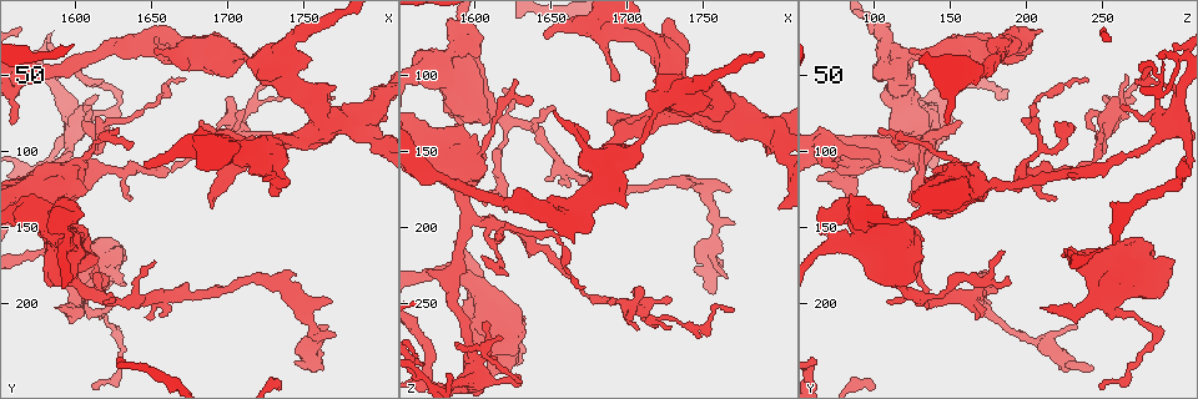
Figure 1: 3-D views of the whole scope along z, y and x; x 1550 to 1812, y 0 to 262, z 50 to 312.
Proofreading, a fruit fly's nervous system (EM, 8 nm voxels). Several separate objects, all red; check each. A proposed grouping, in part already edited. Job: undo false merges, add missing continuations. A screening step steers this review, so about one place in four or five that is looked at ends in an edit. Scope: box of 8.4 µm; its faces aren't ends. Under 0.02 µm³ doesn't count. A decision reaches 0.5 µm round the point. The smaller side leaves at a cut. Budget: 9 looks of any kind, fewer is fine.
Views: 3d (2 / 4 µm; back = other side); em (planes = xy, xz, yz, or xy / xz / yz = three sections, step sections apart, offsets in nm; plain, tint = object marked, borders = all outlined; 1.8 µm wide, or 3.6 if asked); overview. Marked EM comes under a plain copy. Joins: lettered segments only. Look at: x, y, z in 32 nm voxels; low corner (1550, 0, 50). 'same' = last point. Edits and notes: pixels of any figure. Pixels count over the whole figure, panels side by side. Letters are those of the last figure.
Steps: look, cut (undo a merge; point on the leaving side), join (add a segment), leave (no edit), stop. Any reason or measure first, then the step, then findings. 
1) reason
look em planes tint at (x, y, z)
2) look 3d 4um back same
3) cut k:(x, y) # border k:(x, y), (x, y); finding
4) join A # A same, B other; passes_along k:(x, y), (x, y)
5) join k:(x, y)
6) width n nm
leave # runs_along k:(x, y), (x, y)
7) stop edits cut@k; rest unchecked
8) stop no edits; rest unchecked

side arm on a straight run
look 3d 4um at (1694, 32, 152)

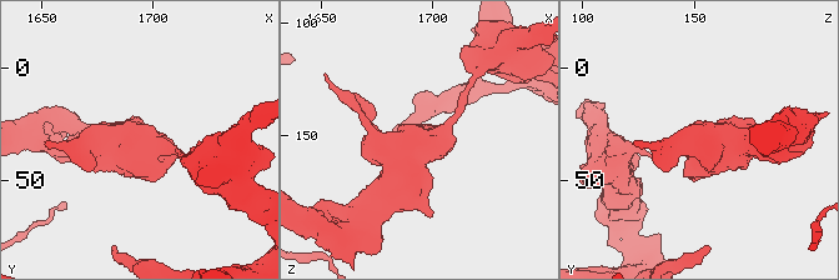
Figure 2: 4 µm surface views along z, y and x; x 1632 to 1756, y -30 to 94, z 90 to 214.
shape alone is not enough
look em planes borders at (1693, 31, 154)

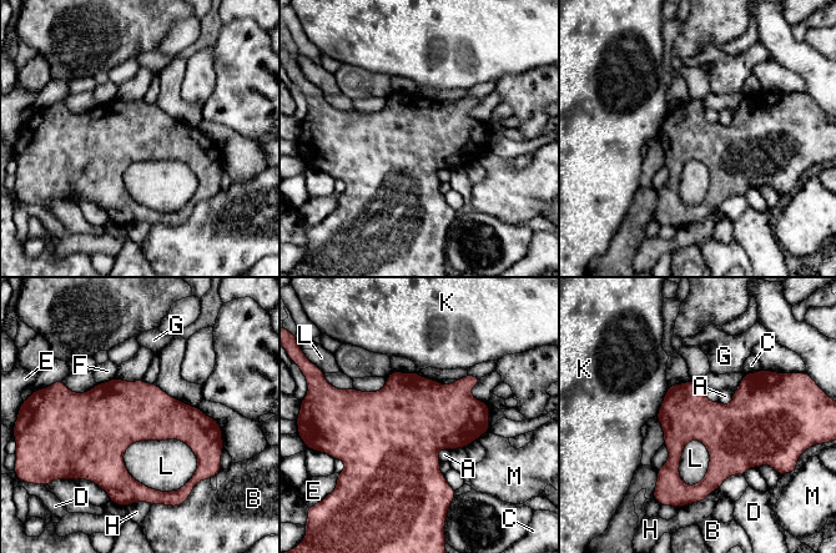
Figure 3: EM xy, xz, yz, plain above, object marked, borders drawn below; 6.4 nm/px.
longest_contact L 500 nm
leave # A other, B other, C other, D other, E other, F other, G other, H other, K other, L other, M other; border 3:(122, 453), (181, 440), (199, 464); one neuron here

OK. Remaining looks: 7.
stops while still wide
look 3d 2um at (1670, 28, 202)

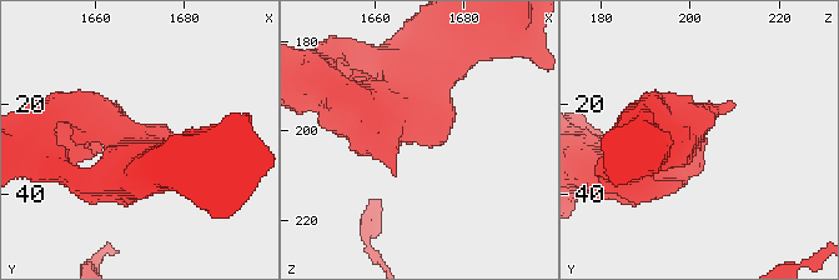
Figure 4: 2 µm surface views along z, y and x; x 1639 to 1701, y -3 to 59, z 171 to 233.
look em xy step 4 tint at (1671, 27, 203)

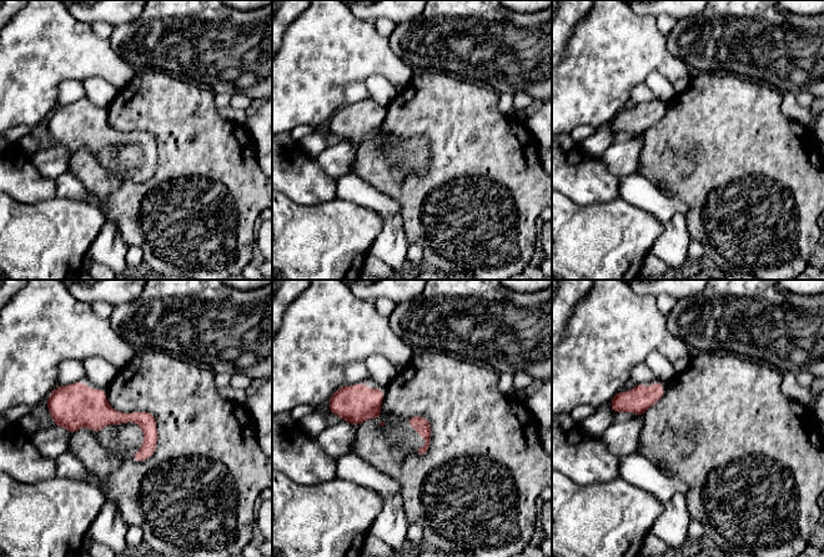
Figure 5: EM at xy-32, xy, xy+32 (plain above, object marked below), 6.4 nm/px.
look em planes borders same

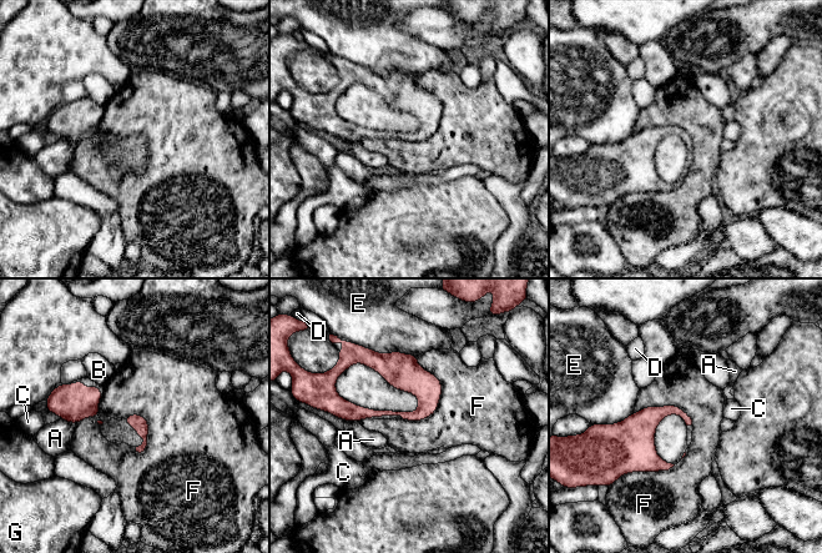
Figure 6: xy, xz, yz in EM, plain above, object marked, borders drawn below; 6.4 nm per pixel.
leave # A other, B other, C other, D other, E other, F other, G other; runs_along 6:(438, 385), (415, 415), (336, 405); none of them fits

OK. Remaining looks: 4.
an open end
look 3d 4um at (1756, 242, 244)

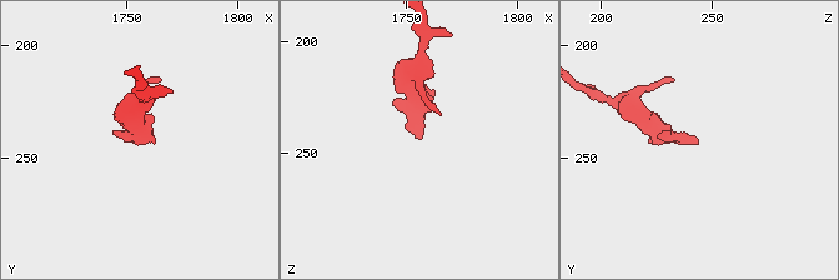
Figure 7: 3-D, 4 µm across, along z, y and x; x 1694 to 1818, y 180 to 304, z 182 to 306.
look em planes borders at (1755, 242, 245)

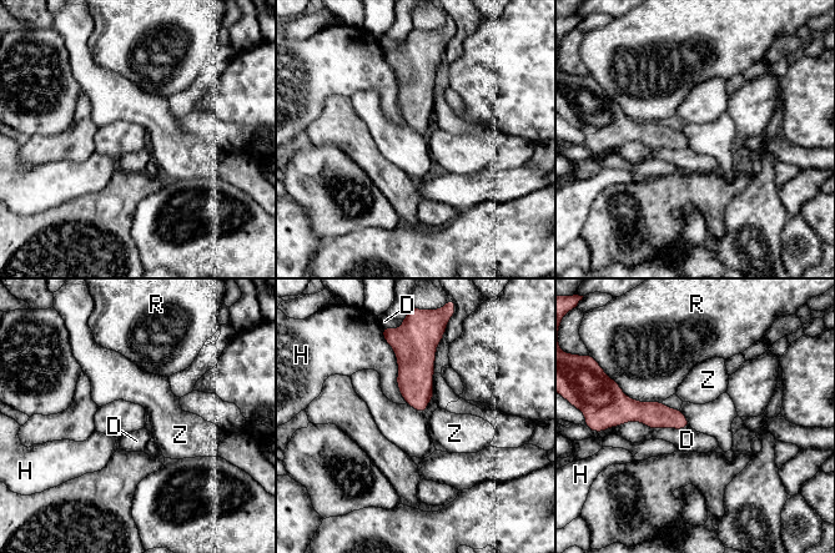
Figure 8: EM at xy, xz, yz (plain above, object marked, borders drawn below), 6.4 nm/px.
leave # D other, H other, R other, Z other; border 8:(688, 426), (613, 427); no lettered segment goes on from it

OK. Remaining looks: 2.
stop no edits; rest unchecked

